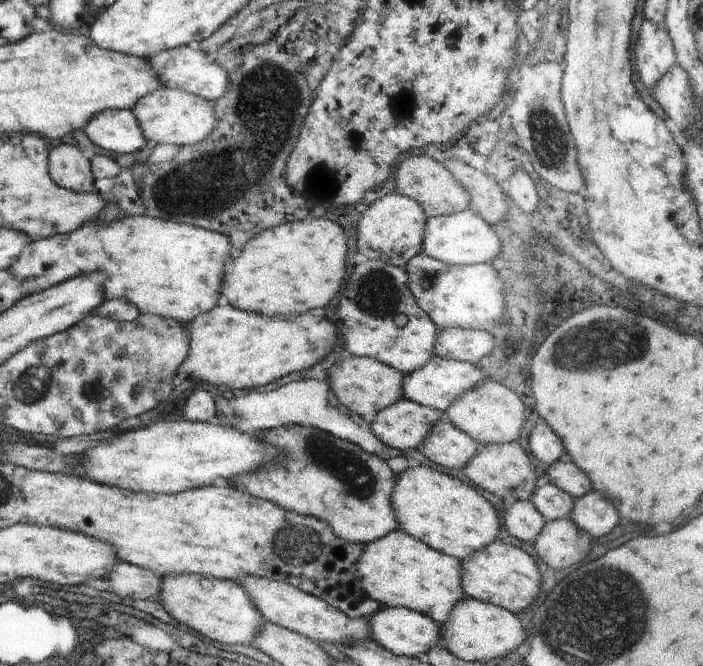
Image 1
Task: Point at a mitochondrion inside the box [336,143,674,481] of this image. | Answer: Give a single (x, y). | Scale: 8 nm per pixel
(612, 343)

